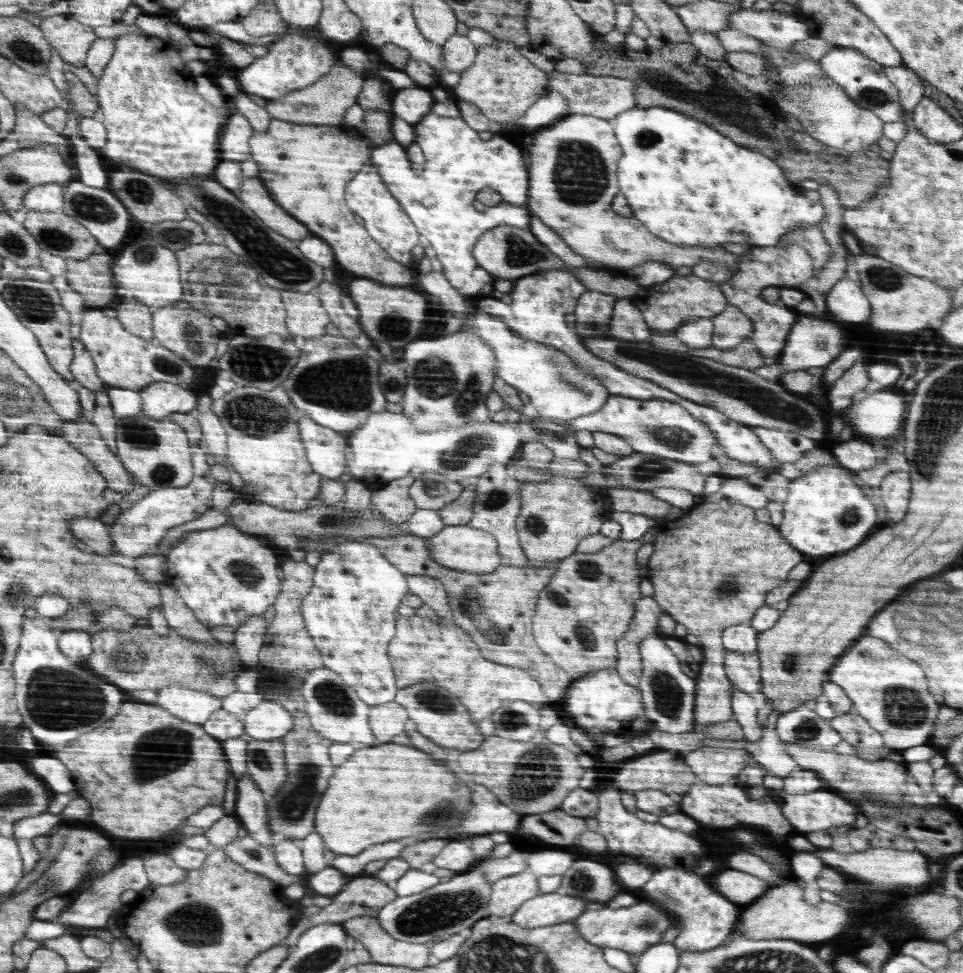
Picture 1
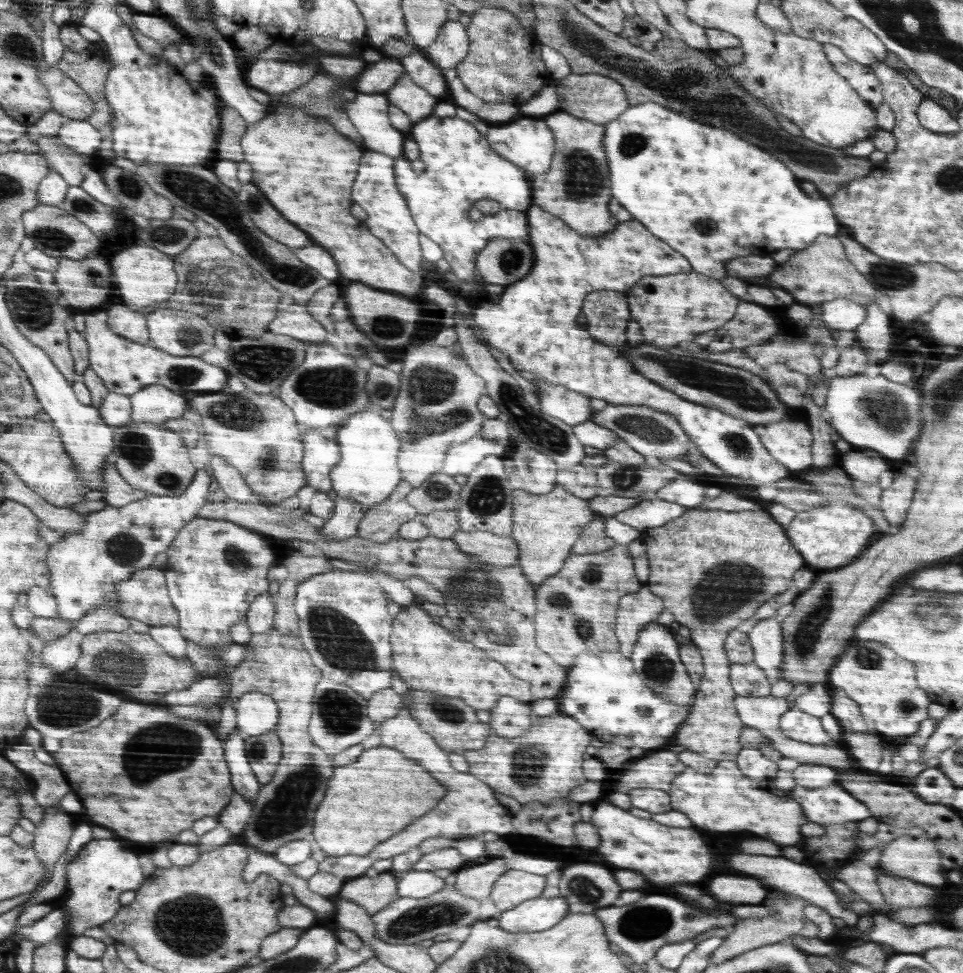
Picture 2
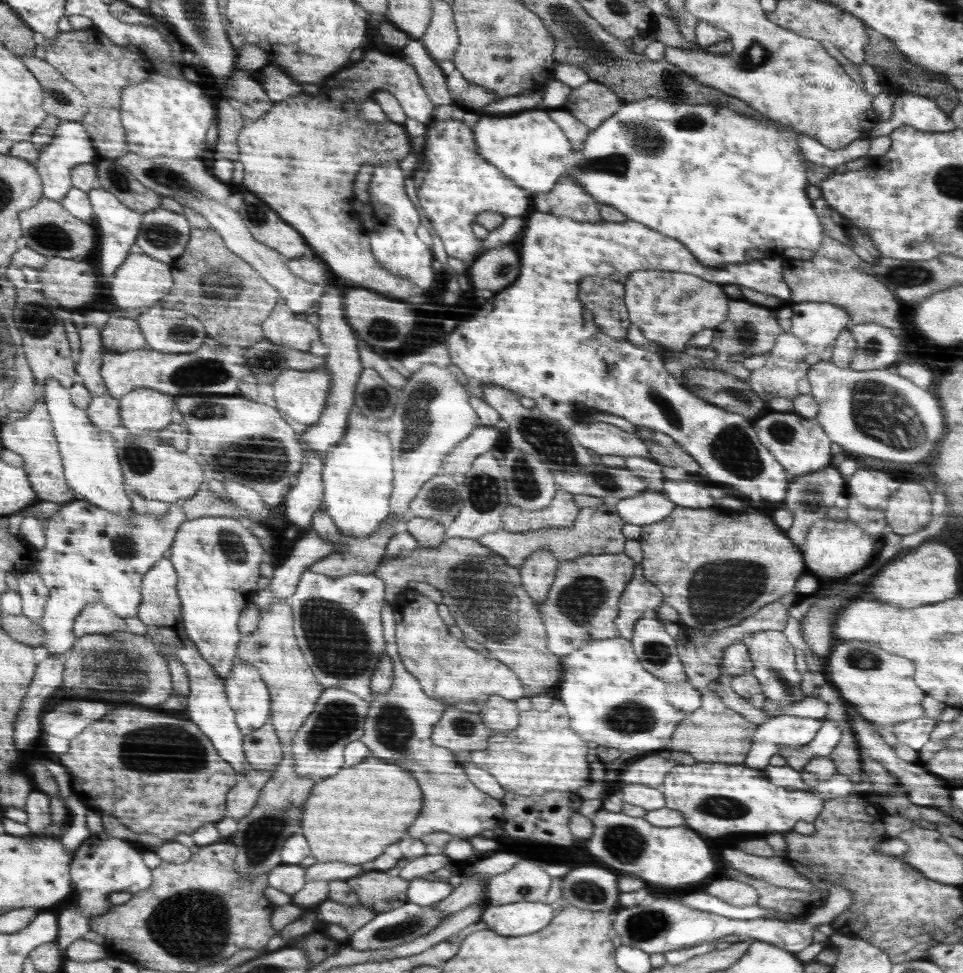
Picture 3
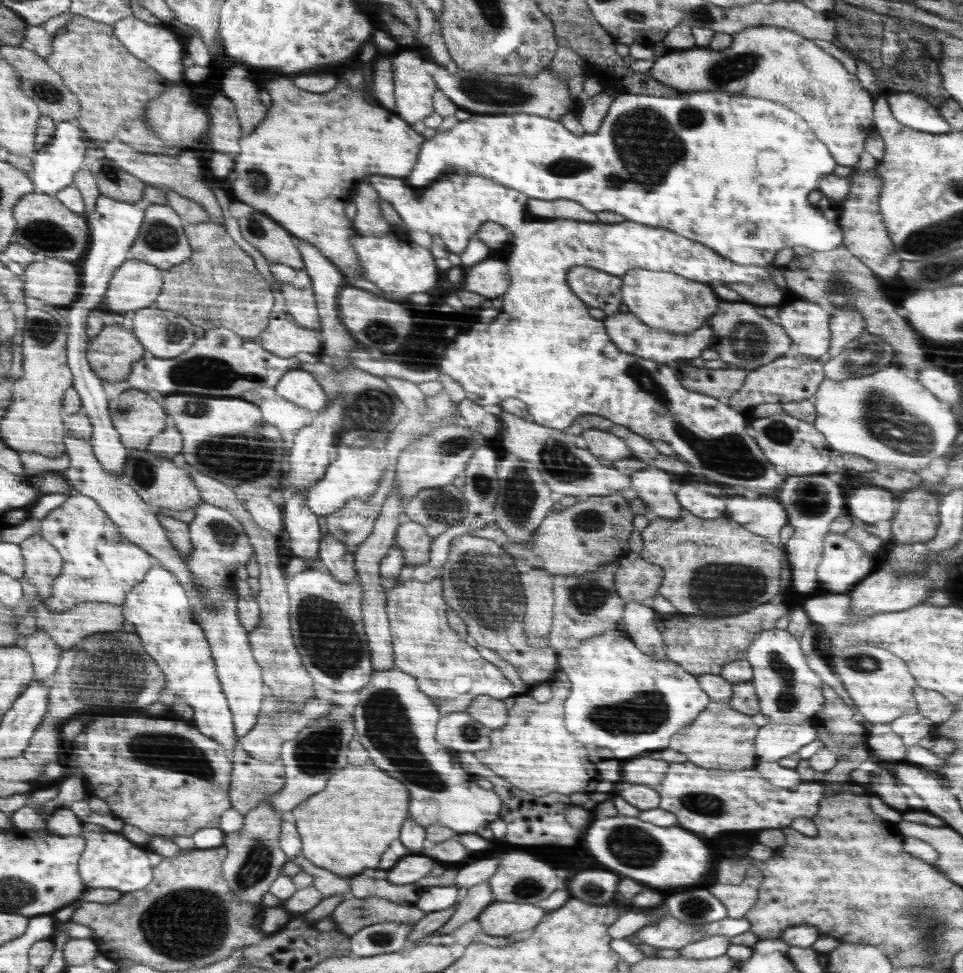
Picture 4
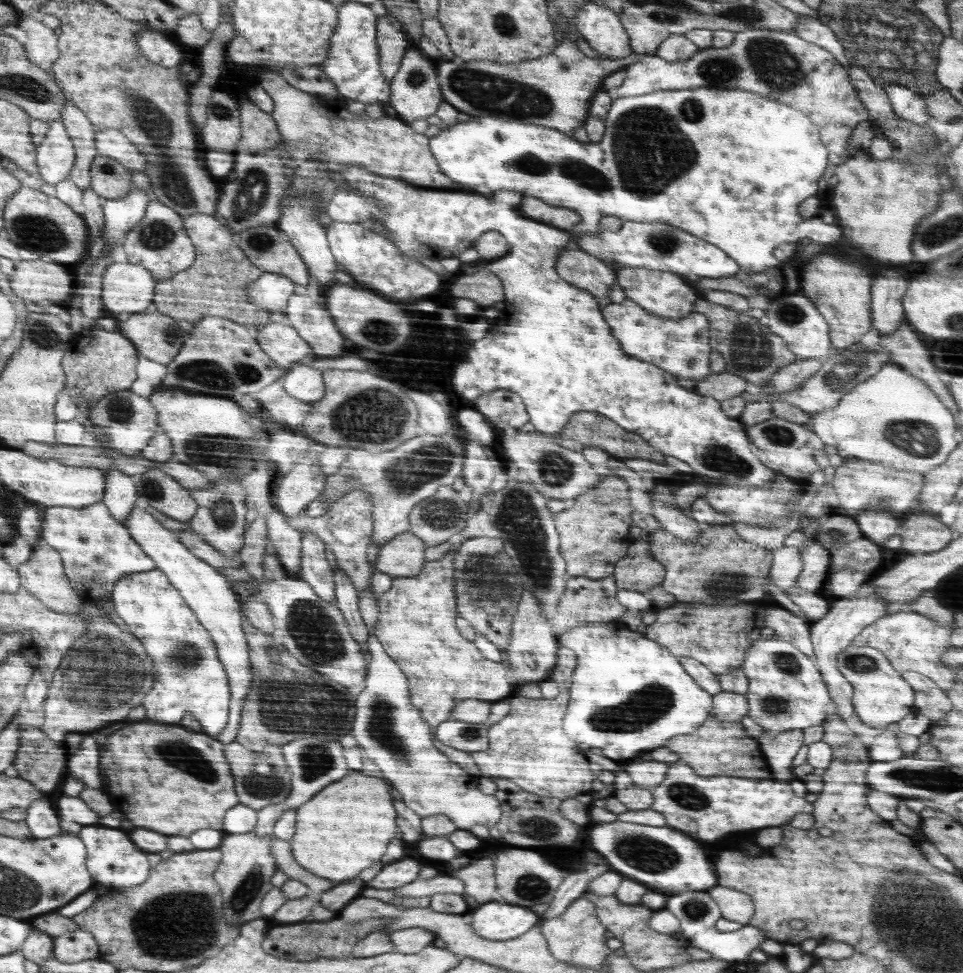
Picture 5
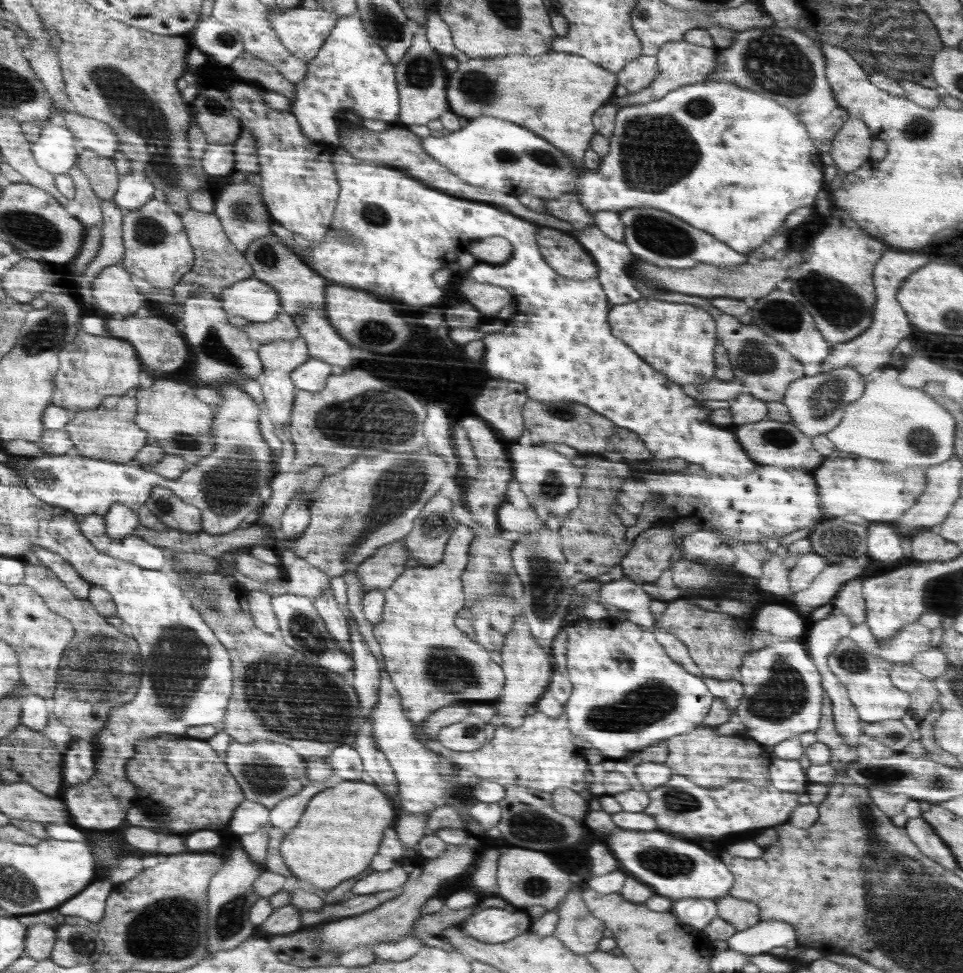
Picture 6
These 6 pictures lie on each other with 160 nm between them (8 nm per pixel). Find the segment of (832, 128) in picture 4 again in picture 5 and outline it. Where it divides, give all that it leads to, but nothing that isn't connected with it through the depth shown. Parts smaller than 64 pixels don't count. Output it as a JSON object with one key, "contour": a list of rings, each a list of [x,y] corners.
{"contour":[[[750,29],[735,33],[728,47],[700,49],[693,57],[670,62],[646,56],[625,68],[625,81],[608,91],[612,100],[648,95],[654,90],[704,88],[738,89],[780,100],[804,113],[818,128],[832,166],[848,159],[847,146],[854,127],[867,120],[867,112],[852,86],[849,70],[844,68],[825,48],[802,40],[794,32]]]}

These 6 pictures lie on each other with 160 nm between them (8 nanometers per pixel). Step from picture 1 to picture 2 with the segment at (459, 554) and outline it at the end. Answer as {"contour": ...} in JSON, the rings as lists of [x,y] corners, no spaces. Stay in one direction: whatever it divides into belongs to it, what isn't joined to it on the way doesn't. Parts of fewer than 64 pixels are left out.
{"contour":[[[458,531],[451,539],[460,545],[462,552],[473,554],[486,564],[502,568],[518,564],[520,547],[512,535],[498,536],[486,531]]]}

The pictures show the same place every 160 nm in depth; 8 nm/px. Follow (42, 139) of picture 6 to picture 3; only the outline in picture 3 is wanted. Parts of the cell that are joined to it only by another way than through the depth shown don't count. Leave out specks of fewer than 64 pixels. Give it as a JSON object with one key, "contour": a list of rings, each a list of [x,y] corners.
{"contour":[[[60,121],[52,140],[41,148],[38,159],[35,161],[35,167],[44,181],[43,197],[61,201],[73,187],[71,183],[72,167],[77,164],[95,162],[97,159],[98,154],[84,125],[80,121]]]}

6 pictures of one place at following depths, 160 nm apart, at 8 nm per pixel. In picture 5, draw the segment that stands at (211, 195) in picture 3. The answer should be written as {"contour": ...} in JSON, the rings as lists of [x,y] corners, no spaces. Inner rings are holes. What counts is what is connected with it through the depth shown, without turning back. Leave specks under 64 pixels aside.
{"contour":[[[113,128],[96,130],[95,145],[98,155],[109,156],[125,165],[131,172],[143,172],[149,166],[148,157],[125,135]],[[294,293],[283,312],[288,324],[312,346],[315,357],[334,358],[349,352],[344,347],[345,338],[324,305]]]}

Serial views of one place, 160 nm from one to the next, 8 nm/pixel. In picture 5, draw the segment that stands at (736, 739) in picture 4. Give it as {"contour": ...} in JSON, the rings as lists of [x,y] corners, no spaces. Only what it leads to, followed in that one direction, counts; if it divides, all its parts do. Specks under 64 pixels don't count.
{"contour":[[[708,717],[692,734],[676,735],[666,742],[666,748],[676,752],[680,760],[692,766],[700,776],[734,776],[742,778],[766,778],[770,769],[759,748],[757,739],[752,738],[744,729],[741,721],[730,722]]]}

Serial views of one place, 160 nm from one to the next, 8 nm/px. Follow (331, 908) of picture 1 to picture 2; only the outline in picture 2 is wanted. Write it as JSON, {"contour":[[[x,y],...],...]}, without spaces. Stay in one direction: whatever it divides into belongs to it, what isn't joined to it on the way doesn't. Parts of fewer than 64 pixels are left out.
{"contour":[[[380,874],[380,876],[360,876],[345,881],[336,897],[355,902],[372,916],[400,896],[396,877],[390,874]]]}

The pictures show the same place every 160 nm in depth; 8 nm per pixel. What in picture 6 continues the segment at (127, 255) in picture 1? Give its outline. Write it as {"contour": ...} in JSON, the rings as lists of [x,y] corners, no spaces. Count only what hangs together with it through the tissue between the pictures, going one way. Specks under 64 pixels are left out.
{"contour":[[[122,264],[110,265],[93,280],[92,300],[96,300],[96,308],[108,314],[134,314],[144,309],[146,298],[132,284],[132,276],[124,270]]]}

